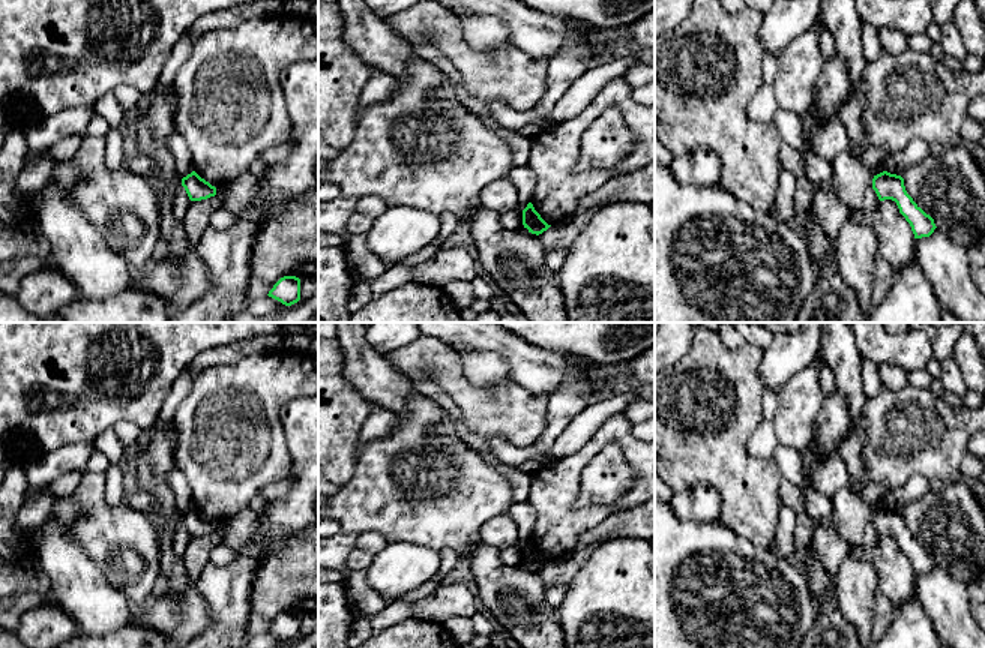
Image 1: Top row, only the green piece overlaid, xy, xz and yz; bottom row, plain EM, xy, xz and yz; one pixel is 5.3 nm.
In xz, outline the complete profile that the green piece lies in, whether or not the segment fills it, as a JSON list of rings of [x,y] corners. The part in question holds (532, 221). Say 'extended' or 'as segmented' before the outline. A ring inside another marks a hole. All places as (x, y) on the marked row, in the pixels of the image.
as segmented; [[[529,202],[523,210],[523,225],[529,230],[529,232],[536,236],[542,234],[551,226],[541,218],[532,202]]]

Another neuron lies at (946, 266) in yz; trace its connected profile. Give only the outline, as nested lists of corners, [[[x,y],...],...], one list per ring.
[[[935,228],[929,237],[914,238],[913,258],[938,300],[941,310],[952,312],[958,322],[985,322],[985,294],[971,280],[968,252]]]

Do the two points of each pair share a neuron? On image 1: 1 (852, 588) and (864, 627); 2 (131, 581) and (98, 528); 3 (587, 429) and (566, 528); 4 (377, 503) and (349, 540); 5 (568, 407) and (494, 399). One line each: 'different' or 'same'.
1: same
2: same
3: different
4: different
5: different

